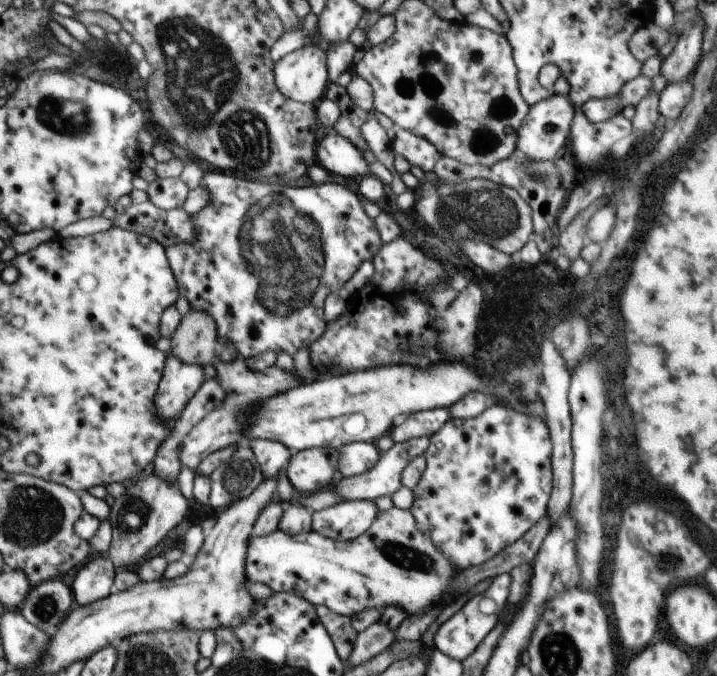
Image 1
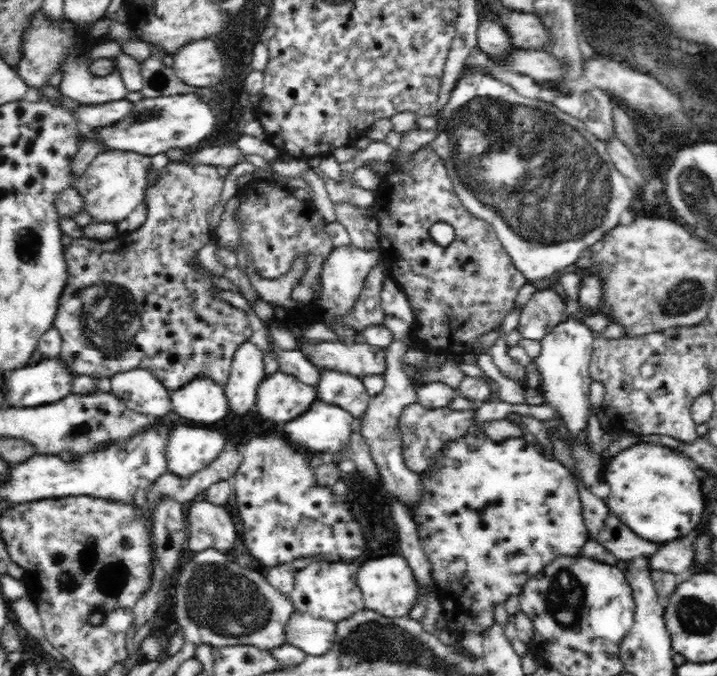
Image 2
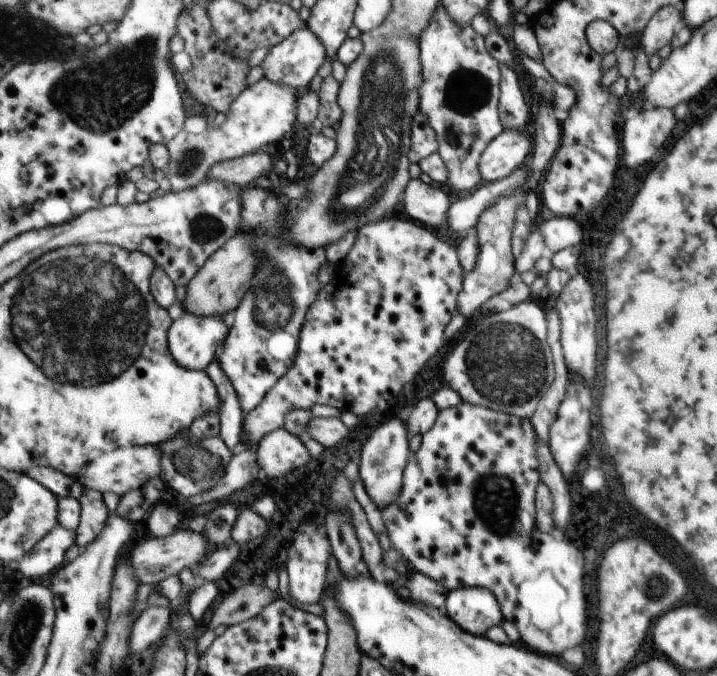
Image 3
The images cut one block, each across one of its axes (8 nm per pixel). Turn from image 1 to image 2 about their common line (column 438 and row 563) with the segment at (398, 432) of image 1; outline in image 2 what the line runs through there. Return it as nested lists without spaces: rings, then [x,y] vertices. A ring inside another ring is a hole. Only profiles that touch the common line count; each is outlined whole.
[[[392,500],[391,517],[396,526],[396,532],[398,532],[398,548],[400,548],[398,554],[402,554],[408,560],[420,587],[419,598],[411,608],[409,615],[413,619],[420,620],[426,608],[427,596],[433,591],[431,564],[424,554],[417,524],[413,521],[408,507],[402,501]]]

